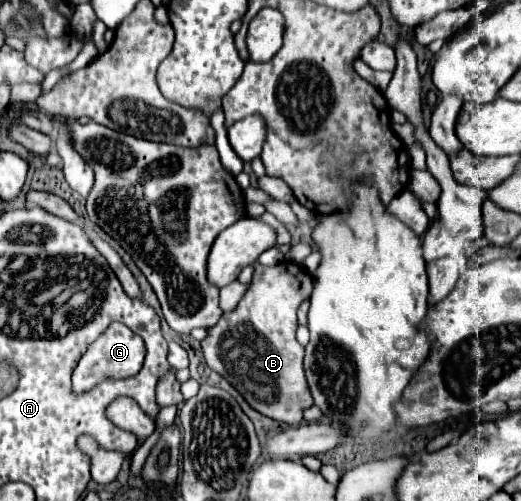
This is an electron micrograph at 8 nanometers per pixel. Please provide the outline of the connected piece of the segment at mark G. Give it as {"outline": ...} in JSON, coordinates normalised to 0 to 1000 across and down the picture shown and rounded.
{"outline":[[[215,645],[169,693],[169,701],[150,721],[150,733],[138,745],[142,780],[150,780],[150,784],[169,780],[169,772],[180,772],[188,760],[196,760],[203,752],[250,752],[250,749],[261,749],[273,737],[273,729],[276,729],[276,713],[280,713],[280,693],[276,693],[273,673],[265,677],[265,669],[257,669],[234,645]]]}

